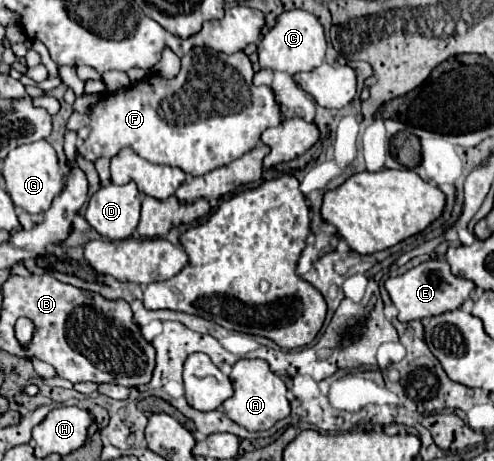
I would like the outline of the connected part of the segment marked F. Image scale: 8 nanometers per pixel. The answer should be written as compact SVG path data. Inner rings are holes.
M193 47L187 55L183 55L183 59L181 59L181 71L179 71L177 77L173 77L173 79L163 79L161 75L151 73L151 75L145 77L141 83L135 83L135 85L131 85L131 87L127 87L127 89L121 89L121 91L117 91L117 93L107 93L107 95L103 95L103 99L93 107L93 111L91 111L89 117L91 117L91 123L89 123L91 135L89 135L89 137L79 145L79 149L77 149L79 155L83 155L85 159L89 159L89 161L95 161L97 157L109 157L109 159L111 159L111 157L117 155L123 147L131 147L131 149L135 149L137 155L141 155L143 159L147 159L147 161L151 161L151 163L173 165L173 167L179 167L179 169L183 169L185 173L197 177L197 175L205 175L205 173L209 173L209 171L213 171L213 169L217 169L217 167L223 167L223 165L227 165L227 163L239 159L239 157L245 155L247 151L251 151L251 149L259 143L259 137L261 137L261 133L263 133L265 129L279 125L279 105L277 105L275 95L273 95L273 91L271 91L269 87L265 87L265 85L259 85L259 87L253 85L253 67L251 67L249 57L247 57L243 51L237 51L237 53L227 55L227 53L213 51L213 49L209 49L209 47Z

